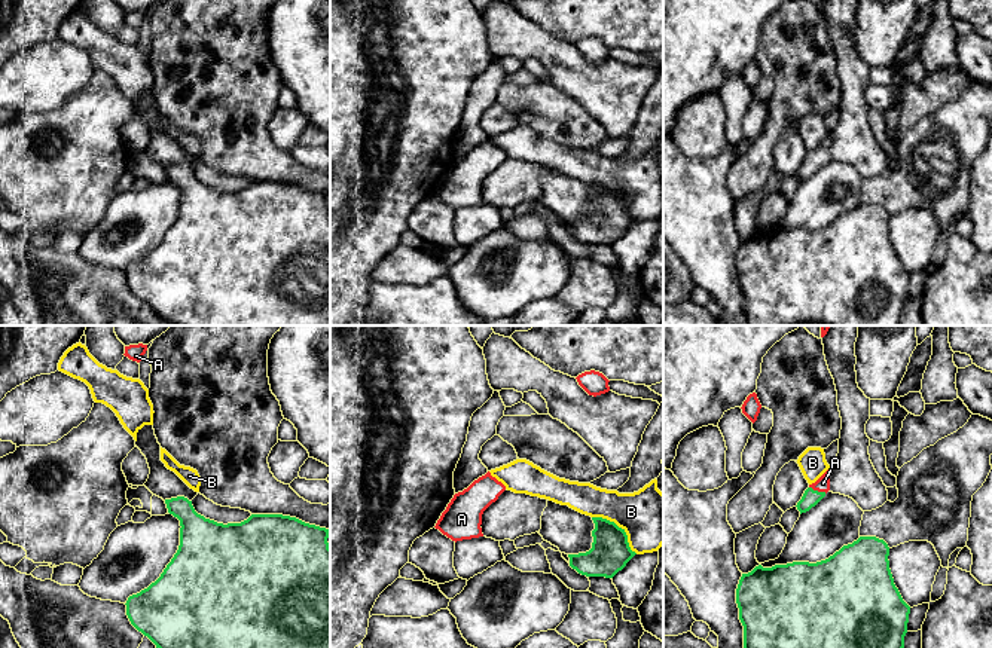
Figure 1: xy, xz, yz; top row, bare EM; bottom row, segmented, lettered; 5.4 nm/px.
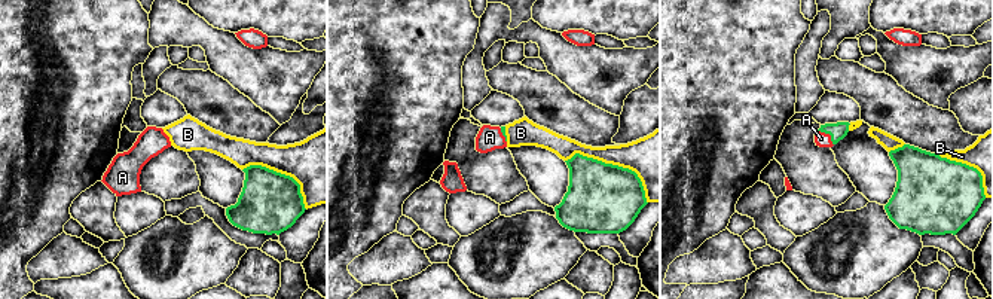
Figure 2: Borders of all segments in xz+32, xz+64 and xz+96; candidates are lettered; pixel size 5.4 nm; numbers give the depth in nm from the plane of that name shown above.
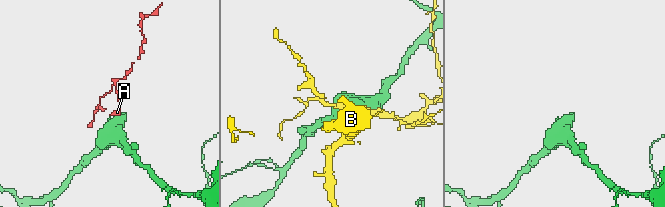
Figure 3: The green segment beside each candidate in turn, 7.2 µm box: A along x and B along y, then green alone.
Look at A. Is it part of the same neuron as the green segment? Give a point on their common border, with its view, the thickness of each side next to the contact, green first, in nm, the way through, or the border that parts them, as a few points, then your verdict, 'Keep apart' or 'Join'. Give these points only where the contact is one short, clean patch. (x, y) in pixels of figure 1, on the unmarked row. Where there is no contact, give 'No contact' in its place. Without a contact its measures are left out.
Touches green at yz (817, 158). Thickness 90 nm (green) against 80 nm. Path across: yz (811, 165), (817, 158), (823, 150). Join

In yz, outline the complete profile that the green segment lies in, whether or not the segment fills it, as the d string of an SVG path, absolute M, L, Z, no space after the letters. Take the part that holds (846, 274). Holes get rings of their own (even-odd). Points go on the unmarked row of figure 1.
M860 204L825 227L793 229L772 235L756 233L742 241L736 256L739 287L744 293L744 325L794 325L824 323L828 325L900 325L910 273L903 268L889 236L889 214L876 204Z

